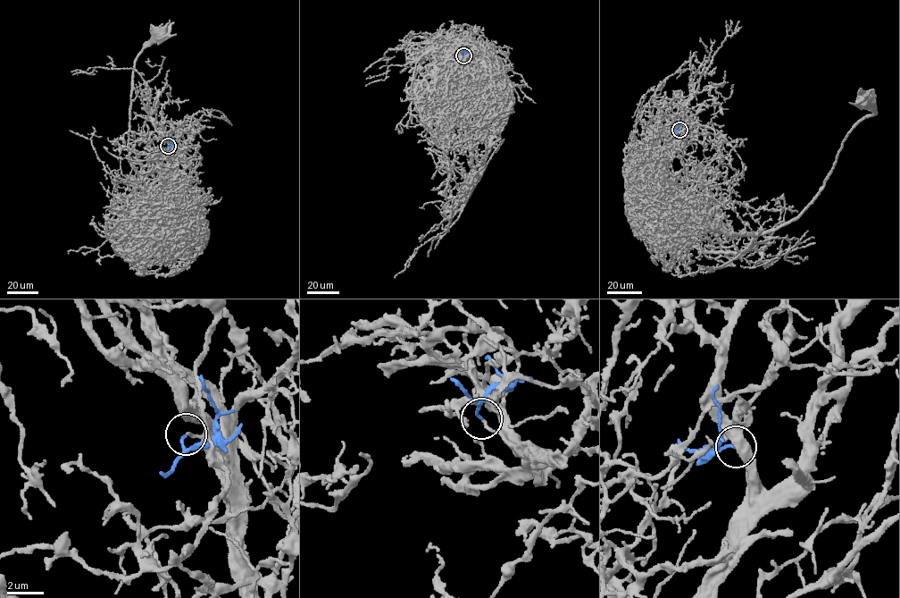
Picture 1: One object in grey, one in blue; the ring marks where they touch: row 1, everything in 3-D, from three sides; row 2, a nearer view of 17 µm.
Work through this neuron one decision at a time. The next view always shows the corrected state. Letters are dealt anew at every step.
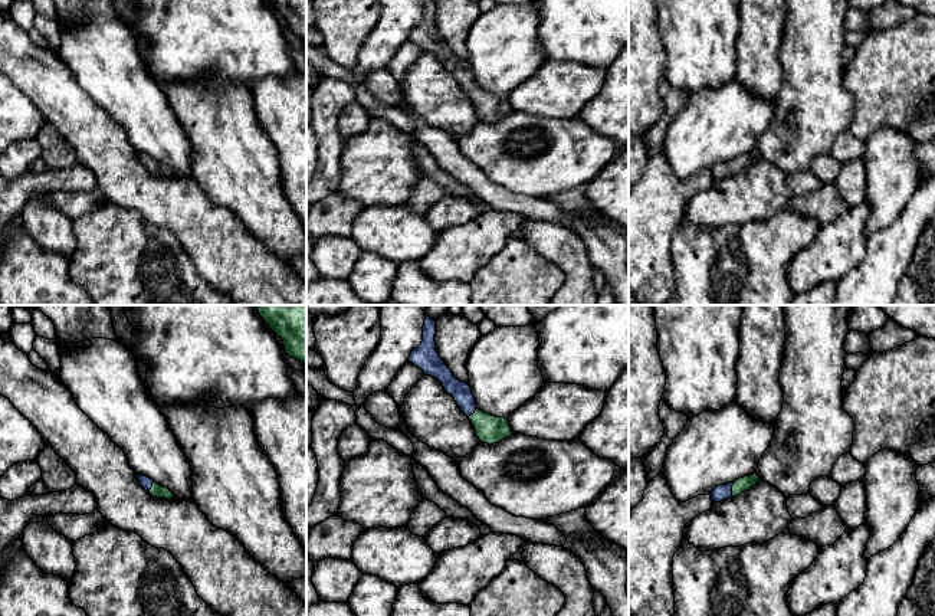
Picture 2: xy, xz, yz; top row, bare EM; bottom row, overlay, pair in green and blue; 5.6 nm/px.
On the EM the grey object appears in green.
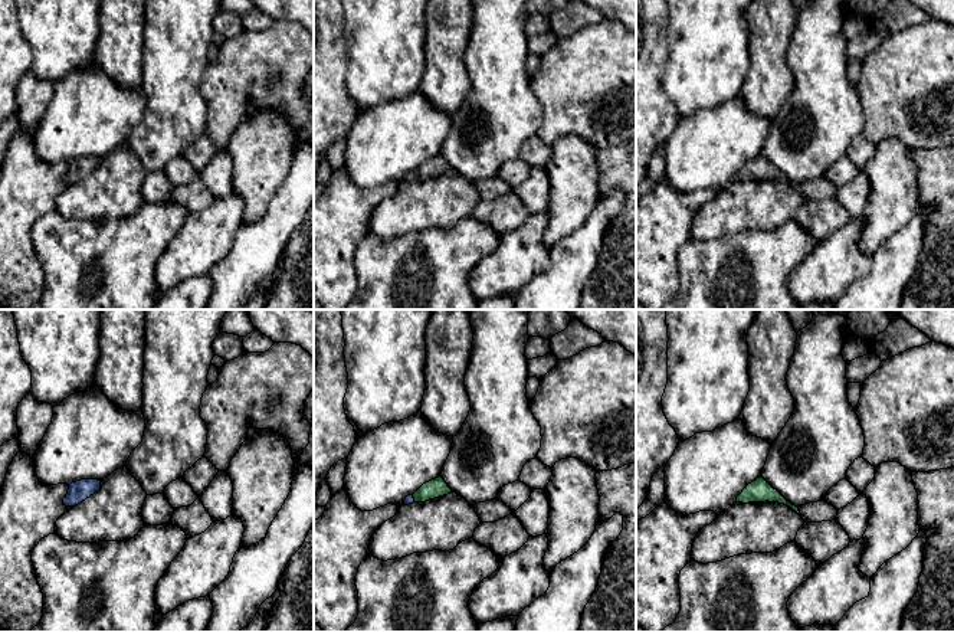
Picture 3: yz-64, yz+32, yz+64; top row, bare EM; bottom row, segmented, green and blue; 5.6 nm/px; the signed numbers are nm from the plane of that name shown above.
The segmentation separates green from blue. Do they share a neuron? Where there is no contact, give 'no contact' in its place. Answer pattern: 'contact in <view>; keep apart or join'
contact in yz; join

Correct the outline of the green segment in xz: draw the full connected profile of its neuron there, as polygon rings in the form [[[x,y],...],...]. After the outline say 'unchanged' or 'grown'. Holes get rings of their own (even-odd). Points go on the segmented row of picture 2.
[[[426,309],[424,315],[423,341],[411,351],[409,361],[421,368],[426,376],[432,376],[443,384],[446,393],[455,399],[472,422],[480,442],[493,445],[514,435],[508,419],[488,415],[476,407],[470,386],[457,380],[440,358],[434,341],[436,321],[426,314]]] | grown

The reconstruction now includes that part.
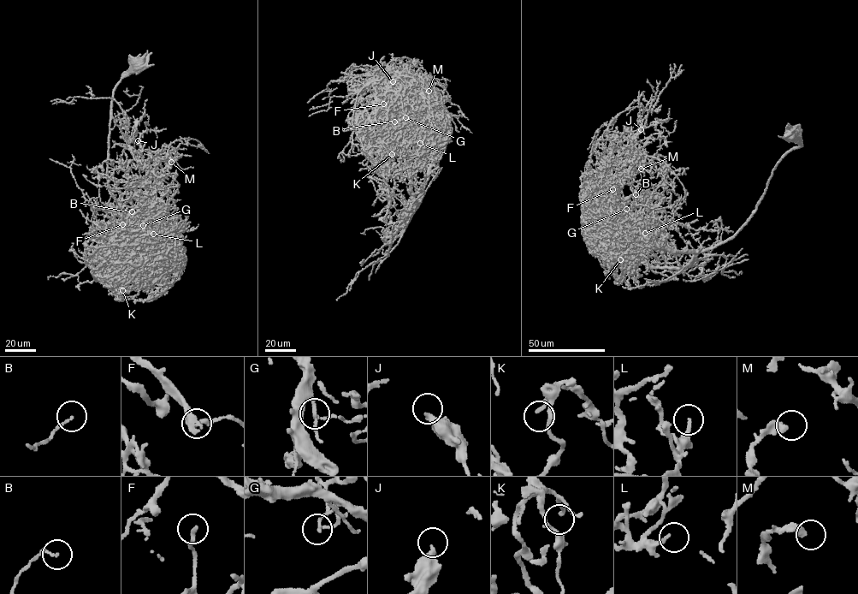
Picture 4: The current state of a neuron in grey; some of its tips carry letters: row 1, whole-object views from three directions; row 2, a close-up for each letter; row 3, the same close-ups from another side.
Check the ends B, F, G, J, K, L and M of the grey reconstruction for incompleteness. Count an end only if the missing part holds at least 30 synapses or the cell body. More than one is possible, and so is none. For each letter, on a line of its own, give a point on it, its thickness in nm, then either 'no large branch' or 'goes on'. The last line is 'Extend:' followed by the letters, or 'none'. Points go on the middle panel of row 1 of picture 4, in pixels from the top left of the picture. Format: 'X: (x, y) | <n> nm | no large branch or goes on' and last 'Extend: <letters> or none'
B: (394, 121) | 120 nm | no large branch
F: (383, 103) | 190 nm | no large branch
G: (405, 117) | 130 nm | no large branch
J: (393, 81) | 360 nm | no large branch
K: (392, 154) | 170 nm | no large branch
L: (420, 143) | 170 nm | no large branch
M: (428, 91) | 360 nm | no large branch
Extend: none

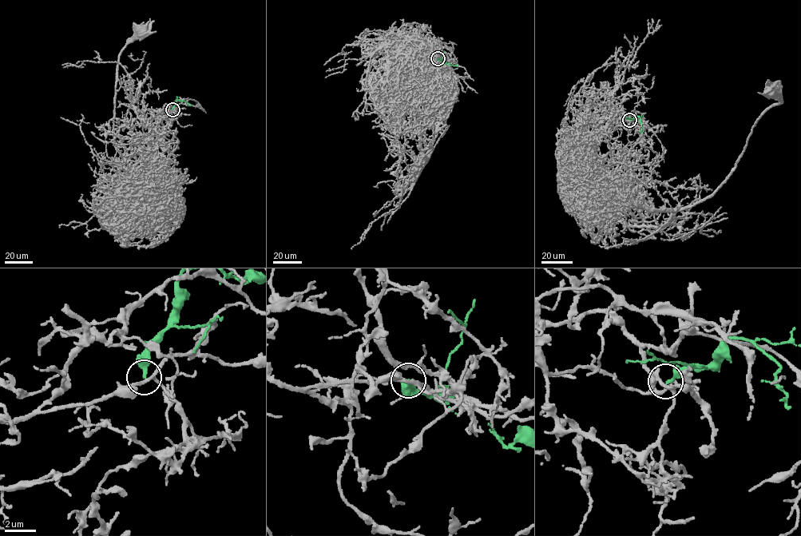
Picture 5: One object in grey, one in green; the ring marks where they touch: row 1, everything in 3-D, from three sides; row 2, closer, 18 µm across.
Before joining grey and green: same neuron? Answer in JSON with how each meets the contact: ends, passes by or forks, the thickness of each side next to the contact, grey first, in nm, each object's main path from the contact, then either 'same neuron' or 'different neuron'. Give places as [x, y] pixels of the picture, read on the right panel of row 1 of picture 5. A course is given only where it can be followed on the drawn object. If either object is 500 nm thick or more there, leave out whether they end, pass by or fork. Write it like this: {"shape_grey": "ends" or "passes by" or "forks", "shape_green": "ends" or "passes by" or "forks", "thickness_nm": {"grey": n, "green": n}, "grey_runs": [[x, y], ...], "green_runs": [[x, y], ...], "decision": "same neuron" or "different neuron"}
{"shape_grey": "forks", "shape_green": "ends", "thickness_nm": {"grey": 200, "green": 280}, "grey_runs": [[629, 120], [611, 113], [601, 135], [624, 156], [633, 200], [680, 210], [719, 187], [780, 101], [772, 91]], "green_runs": [[629, 120], [636, 116], [640, 119], [642, 129], [639, 132]], "decision": "different neuron"}

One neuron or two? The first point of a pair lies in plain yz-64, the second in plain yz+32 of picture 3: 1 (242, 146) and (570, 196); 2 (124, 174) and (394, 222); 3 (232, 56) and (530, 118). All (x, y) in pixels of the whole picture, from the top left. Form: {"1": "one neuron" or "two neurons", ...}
{"1": "one neuron", "2": "one neuron", "3": "two neurons"}

